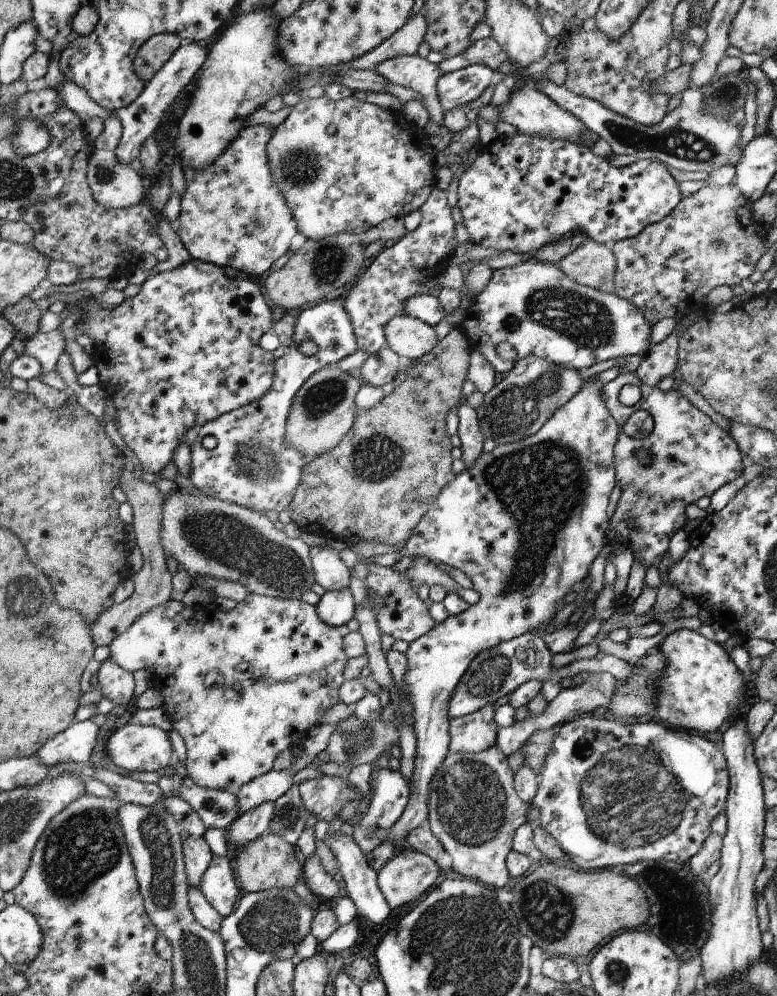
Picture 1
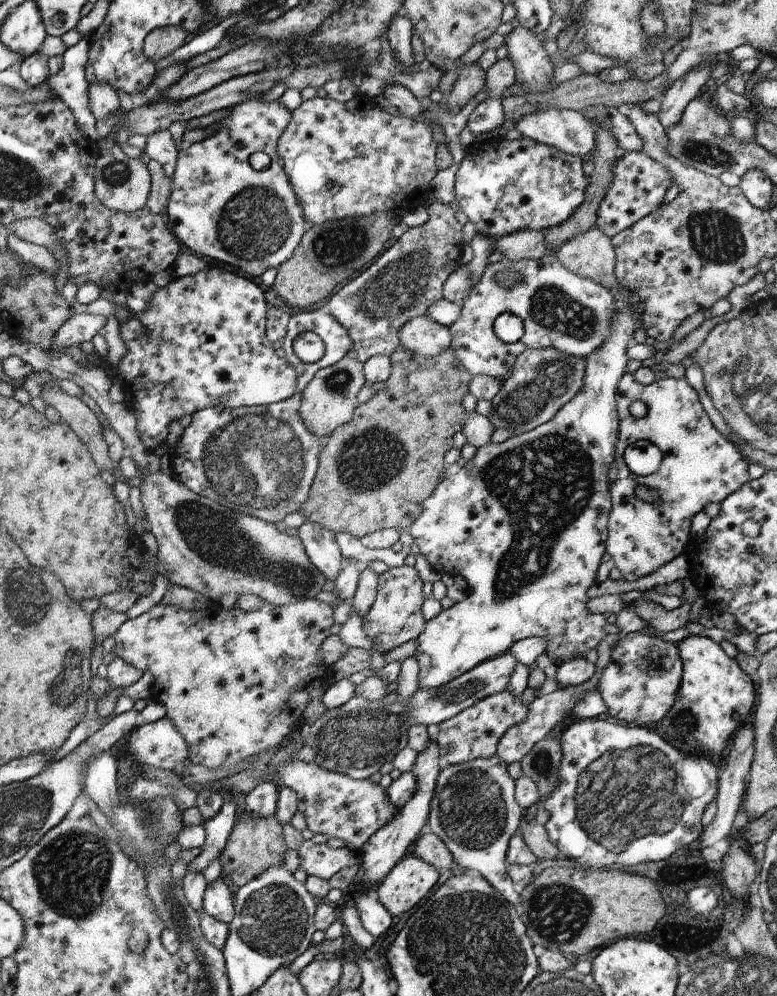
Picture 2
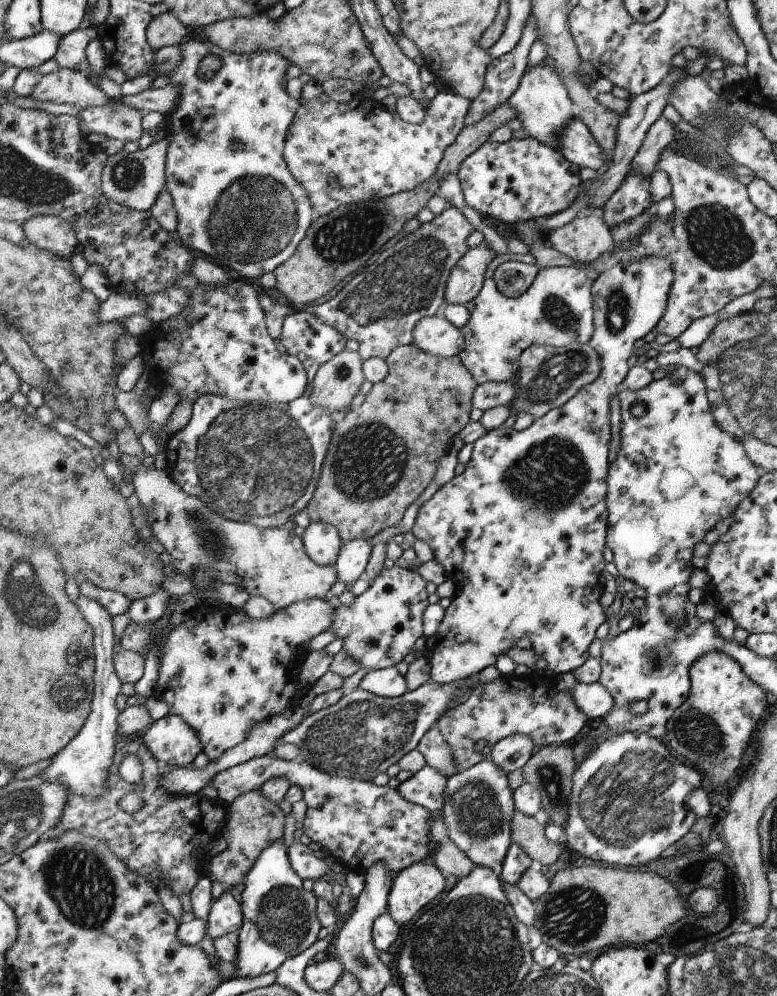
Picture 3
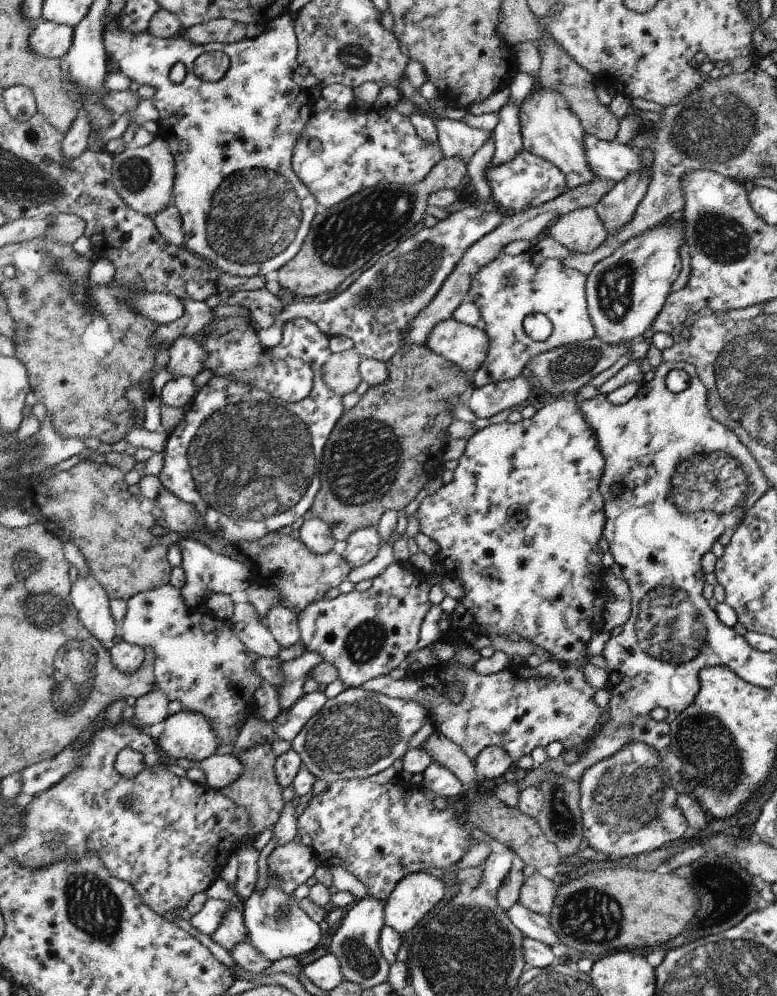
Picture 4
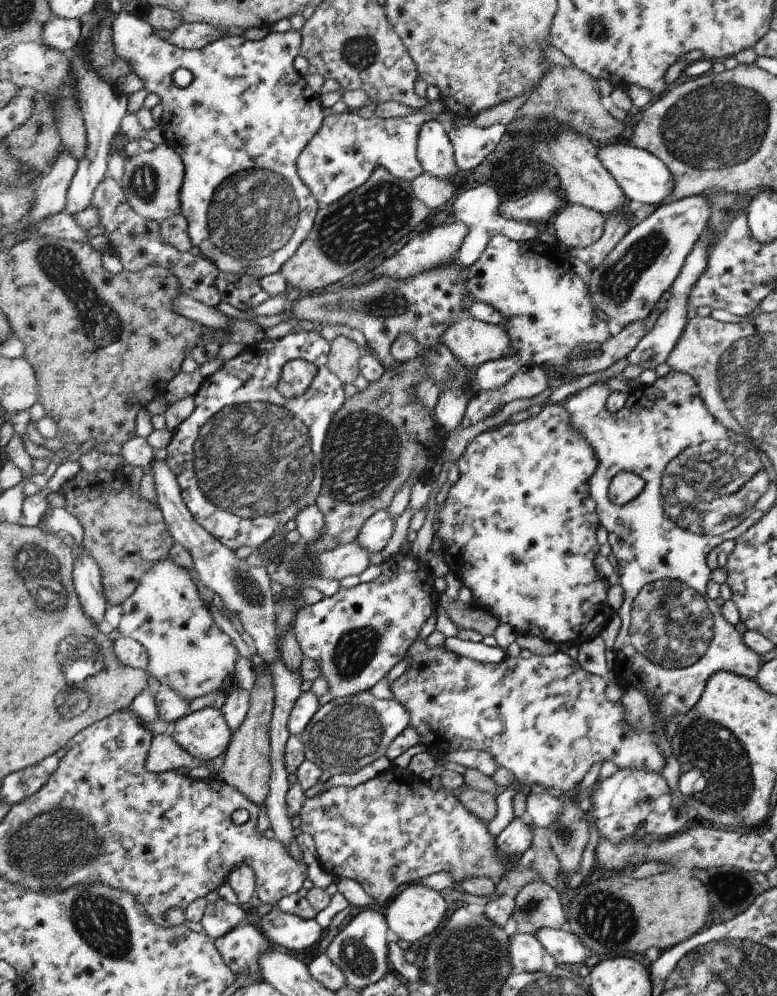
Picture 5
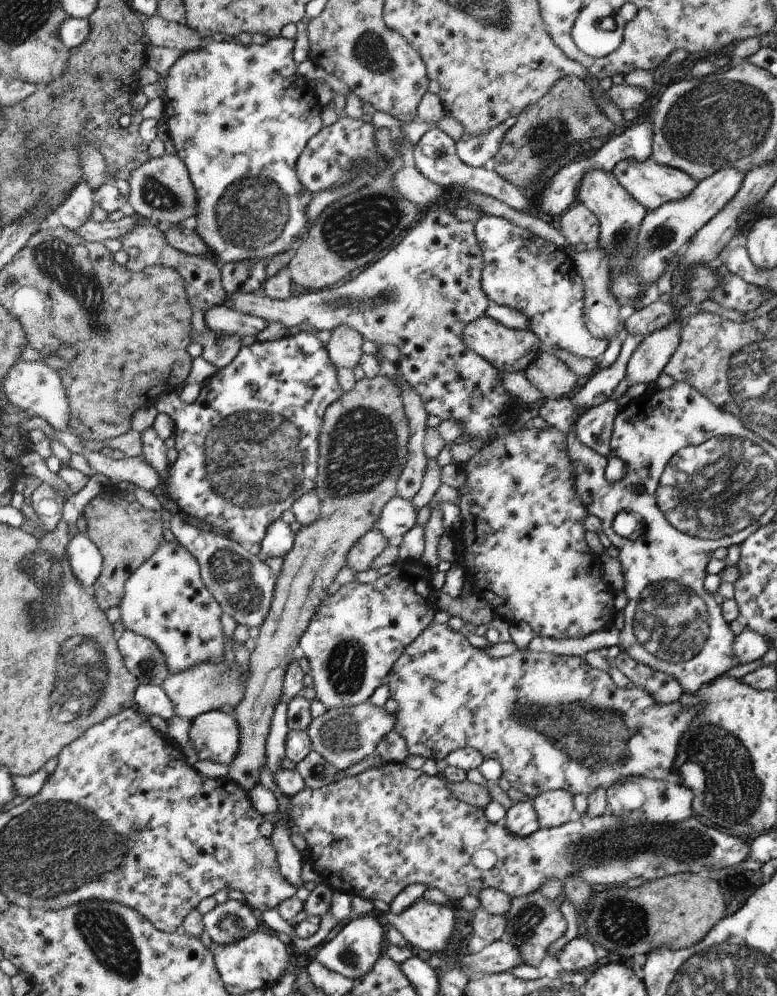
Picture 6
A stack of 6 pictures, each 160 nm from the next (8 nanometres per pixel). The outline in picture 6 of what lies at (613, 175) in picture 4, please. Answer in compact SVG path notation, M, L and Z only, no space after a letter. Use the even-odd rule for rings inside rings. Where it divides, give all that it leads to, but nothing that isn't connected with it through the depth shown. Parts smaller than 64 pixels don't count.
M648 157L642 162L637 161L635 158L619 160L612 171L631 195L650 211L662 206L665 202L687 197L698 184L689 174L682 172L680 169L656 162L652 157Z

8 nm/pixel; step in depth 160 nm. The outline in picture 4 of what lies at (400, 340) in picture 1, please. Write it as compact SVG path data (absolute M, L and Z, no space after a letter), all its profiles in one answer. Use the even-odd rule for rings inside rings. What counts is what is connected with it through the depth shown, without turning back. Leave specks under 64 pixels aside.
M450 318L439 322L429 330L424 346L457 364L471 382L475 372L487 357L489 340L481 327L467 325Z

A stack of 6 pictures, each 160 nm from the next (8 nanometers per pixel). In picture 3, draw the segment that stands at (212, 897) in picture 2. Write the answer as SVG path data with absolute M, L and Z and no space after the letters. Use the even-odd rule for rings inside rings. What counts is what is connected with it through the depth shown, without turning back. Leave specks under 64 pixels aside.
M225 891L210 908L207 934L215 941L226 934L238 932L242 926L242 914L240 904L232 896L232 891Z

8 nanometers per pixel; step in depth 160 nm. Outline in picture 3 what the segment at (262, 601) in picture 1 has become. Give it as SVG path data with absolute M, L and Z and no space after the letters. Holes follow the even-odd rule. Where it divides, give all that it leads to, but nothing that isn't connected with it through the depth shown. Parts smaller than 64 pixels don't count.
M165 589L158 590L150 596L138 598L130 602L130 609L127 611L132 620L121 639L123 650L136 650L144 657L156 646L162 644L160 650L160 678L158 678L158 688L156 692L160 694L163 702L170 708L169 714L178 714L186 720L196 730L199 735L200 744L203 747L203 753L208 756L209 761L218 760L226 750L234 748L246 740L248 730L252 726L263 722L269 717L288 712L296 706L294 702L294 692L288 694L284 686L298 676L298 648L306 646L308 640L318 636L330 628L332 624L332 614L334 607L330 606L328 599L320 600L318 598L310 601L300 601L284 610L277 610L276 614L268 620L250 619L244 610L231 610L212 605L202 600L192 610L187 613L187 619L178 624L174 630L168 630L162 634L152 634L151 625L160 620L166 610L168 610L170 594Z

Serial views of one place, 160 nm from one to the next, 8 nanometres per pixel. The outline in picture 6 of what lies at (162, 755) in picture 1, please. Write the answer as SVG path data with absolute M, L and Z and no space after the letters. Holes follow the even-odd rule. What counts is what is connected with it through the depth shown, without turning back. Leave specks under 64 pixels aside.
M214 709L191 721L189 744L198 758L229 765L239 752L241 736L238 720L224 710Z

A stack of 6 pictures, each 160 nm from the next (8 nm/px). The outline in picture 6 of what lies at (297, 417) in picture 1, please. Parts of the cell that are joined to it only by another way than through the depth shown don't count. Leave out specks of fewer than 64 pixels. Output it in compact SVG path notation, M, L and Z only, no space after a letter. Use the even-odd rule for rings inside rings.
M342 325L334 329L327 343L327 350L335 367L350 370L356 368L363 353L363 342L363 336L350 327Z

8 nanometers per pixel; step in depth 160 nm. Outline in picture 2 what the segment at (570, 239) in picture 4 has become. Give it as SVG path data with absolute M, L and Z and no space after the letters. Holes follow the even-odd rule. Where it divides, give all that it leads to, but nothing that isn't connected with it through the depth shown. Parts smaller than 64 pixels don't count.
M598 227L590 228L588 232L564 242L554 253L567 270L574 272L574 274L580 274L584 278L592 278L592 280L600 282L614 295L616 302L629 303L631 306L635 306L636 309L640 309L636 303L632 303L634 300L630 298L630 292L622 292L622 287L617 283L614 275L614 248L610 244L610 238Z

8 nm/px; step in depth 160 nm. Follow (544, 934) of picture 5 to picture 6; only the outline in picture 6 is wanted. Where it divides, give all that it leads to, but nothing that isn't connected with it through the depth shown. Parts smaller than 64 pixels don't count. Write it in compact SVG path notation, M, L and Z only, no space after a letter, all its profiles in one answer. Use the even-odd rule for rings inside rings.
M581 933L564 945L556 958L564 972L576 973L594 966L598 956L602 956L602 954L598 954L594 950L594 946Z

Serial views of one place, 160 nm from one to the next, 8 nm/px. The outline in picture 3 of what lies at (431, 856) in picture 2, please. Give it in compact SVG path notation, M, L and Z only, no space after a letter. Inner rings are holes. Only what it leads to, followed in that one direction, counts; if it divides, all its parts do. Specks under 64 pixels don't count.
M439 815L438 817L431 830L431 842L438 844L438 850L433 852L434 856L432 856L434 858L434 865L439 870L444 870L444 874L455 876L458 879L465 878L472 872L475 865L450 840L448 834L446 834L447 829L444 822L442 822L442 816Z

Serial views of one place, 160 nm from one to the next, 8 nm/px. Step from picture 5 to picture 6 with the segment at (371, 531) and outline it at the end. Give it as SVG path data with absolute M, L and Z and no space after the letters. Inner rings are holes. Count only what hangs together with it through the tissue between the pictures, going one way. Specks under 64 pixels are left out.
M396 496L384 505L375 528L388 540L397 542L416 524L417 513L411 501Z

